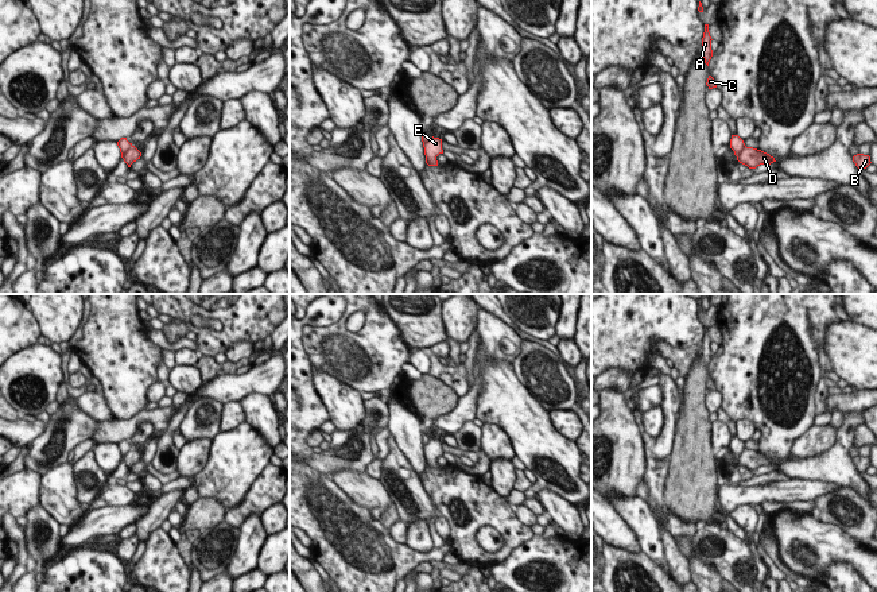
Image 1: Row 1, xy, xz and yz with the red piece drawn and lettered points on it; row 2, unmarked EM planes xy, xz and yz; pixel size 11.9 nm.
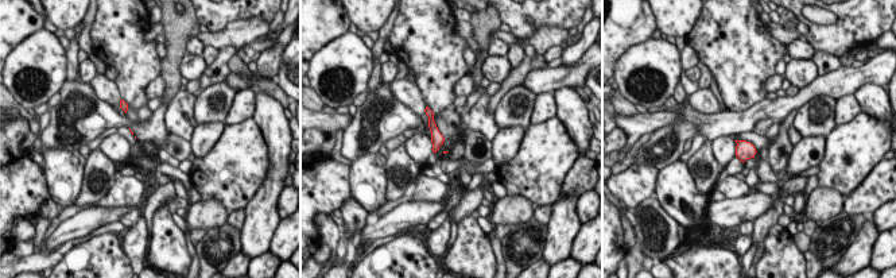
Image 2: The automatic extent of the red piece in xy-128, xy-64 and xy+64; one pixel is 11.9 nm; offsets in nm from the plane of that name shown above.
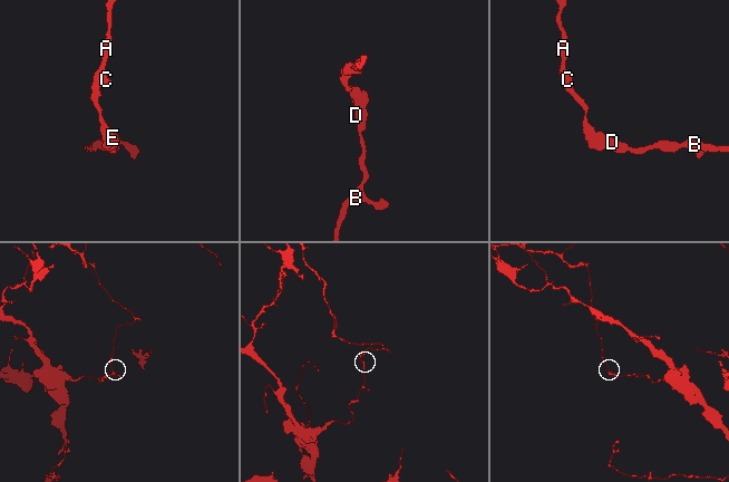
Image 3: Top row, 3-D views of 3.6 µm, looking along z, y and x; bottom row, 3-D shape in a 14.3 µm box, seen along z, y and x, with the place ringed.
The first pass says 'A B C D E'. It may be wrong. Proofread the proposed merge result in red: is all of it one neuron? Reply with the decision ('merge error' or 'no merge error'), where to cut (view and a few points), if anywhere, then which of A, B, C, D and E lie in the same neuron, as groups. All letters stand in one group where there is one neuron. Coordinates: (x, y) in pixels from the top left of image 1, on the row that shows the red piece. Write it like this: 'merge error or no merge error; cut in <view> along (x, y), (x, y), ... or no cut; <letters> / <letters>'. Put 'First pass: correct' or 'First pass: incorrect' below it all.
merge error; cut in xy along (131, 144), (121, 155); A C / B D E
First pass: incorrect

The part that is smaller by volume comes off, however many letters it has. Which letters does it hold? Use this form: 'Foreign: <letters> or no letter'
Foreign: A, C

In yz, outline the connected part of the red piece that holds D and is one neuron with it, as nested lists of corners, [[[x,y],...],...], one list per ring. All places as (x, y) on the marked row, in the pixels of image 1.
[[[746,146],[738,152],[737,160],[749,169],[756,169],[760,165],[771,165],[776,162],[769,154]]]

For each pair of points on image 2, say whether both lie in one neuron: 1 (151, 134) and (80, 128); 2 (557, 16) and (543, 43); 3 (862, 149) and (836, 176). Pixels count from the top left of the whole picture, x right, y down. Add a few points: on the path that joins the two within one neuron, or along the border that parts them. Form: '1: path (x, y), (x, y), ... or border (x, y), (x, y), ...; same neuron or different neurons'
1: path (134, 126), (124, 122), (97, 122); same neuron
2: border (567, 30), (539, 27), (528, 38), (522, 39); different neurons
3: path (856, 155), (842, 169); same neuron

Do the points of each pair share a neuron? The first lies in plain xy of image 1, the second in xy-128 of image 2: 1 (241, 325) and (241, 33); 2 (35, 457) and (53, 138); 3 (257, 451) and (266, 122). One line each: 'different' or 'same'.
1: different
2: same
3: different

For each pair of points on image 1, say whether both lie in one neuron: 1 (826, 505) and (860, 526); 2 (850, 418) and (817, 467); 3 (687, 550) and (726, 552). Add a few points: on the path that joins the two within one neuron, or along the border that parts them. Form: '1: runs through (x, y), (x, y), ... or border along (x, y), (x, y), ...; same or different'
1: runs through (834, 507), (842, 509), (852, 518); same
2: runs through (846, 432), (845, 442), (830, 457); same
3: runs through (697, 549), (717, 549); same

